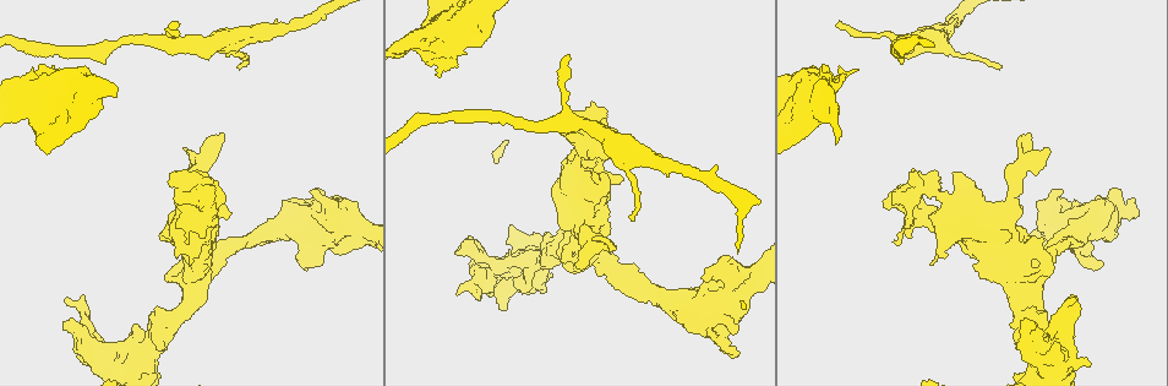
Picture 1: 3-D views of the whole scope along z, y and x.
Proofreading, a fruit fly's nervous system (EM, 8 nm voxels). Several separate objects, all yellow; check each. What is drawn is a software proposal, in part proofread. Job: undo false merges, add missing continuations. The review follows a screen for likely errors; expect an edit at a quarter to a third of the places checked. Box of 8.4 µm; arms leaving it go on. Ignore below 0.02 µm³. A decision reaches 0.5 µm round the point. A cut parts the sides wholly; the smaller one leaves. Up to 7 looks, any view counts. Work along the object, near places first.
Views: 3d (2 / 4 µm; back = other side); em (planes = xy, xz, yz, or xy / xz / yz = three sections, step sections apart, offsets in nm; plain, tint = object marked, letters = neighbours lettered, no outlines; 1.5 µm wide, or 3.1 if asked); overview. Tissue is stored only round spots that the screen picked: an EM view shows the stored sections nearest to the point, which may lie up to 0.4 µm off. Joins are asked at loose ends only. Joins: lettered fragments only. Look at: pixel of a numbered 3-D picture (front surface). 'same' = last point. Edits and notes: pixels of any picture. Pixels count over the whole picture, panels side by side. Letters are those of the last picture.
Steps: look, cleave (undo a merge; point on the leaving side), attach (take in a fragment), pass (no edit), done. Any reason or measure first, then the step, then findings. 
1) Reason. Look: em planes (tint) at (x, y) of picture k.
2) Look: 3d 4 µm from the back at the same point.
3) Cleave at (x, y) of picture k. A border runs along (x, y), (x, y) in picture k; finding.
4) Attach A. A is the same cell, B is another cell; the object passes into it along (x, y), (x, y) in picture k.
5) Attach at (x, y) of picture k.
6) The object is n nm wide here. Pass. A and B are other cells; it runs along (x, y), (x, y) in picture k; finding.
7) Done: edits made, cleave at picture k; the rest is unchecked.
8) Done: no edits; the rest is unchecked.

An open end. Look: 3d 4 µm at (66, 298) of picture 1.

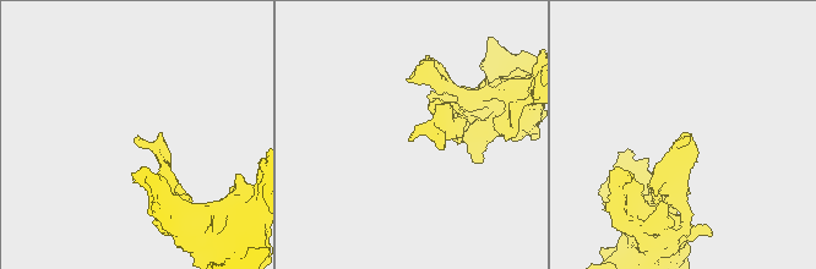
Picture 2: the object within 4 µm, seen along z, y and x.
Now the EM. Look: em xy step 4 (letters) at (408, 139) of picture 2.

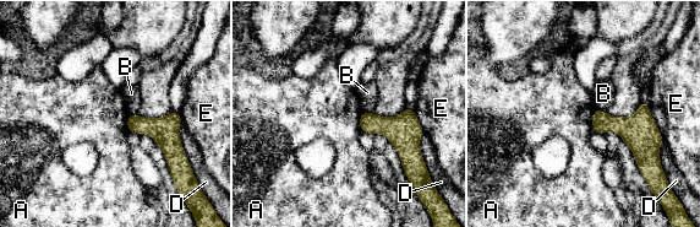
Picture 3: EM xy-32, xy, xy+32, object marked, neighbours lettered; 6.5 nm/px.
Pass. A, B, D and E are other cells; no lettered fragment goes on from it.

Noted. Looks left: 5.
Sharp bend. Look: 3d 2 µm at (1018, 164) of picture 1.

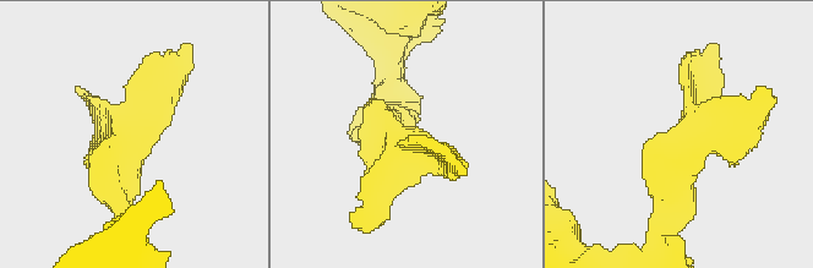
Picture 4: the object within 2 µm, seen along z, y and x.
Look: em xy step 8 (letters) at (677, 142) of picture 4.

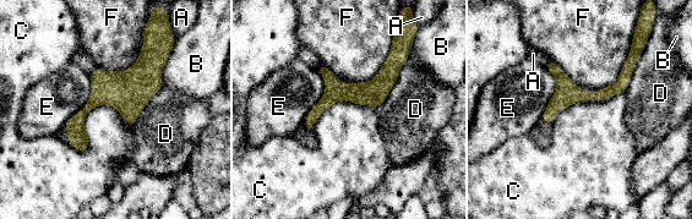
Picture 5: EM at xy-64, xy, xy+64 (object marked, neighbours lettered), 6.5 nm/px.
Cut it another way. Look: em planes (letters) at the same point.

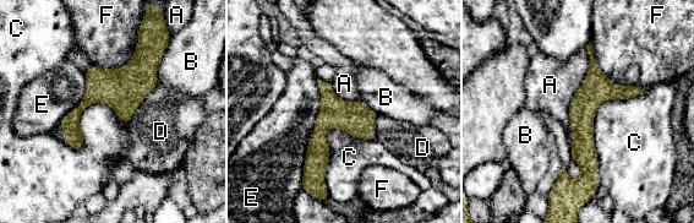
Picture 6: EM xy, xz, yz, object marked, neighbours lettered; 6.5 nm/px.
The object is 140 nm wide here. Pass. A, B, C, D, E and F are other cells; one cell here.

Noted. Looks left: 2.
An open end. Look: 3d 2 µm at (301, 261) of picture 1.

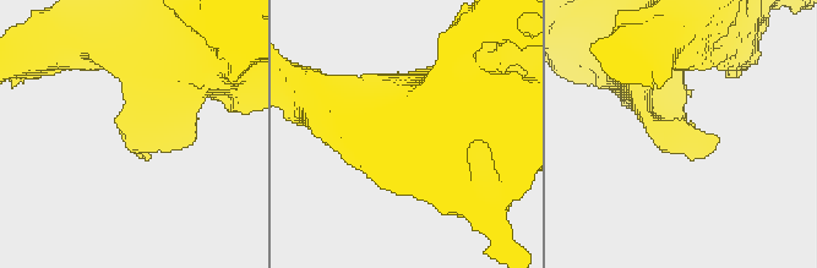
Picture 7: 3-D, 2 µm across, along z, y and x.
Look: em planes (letters) at (716, 145) of picture 7.

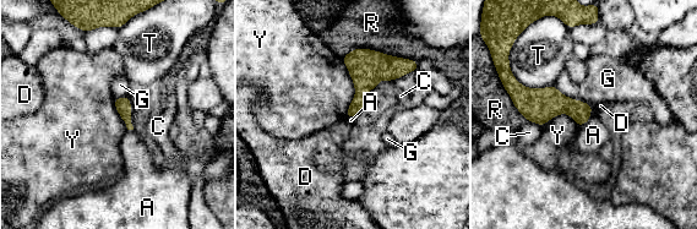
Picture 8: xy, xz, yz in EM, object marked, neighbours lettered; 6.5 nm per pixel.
Pass. A, C, D, G, R, T and Y are other cells; a border runs along (591, 115), (580, 127) in picture 8; none of them fits.

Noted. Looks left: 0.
Done: no edits; the rest is unchecked.

